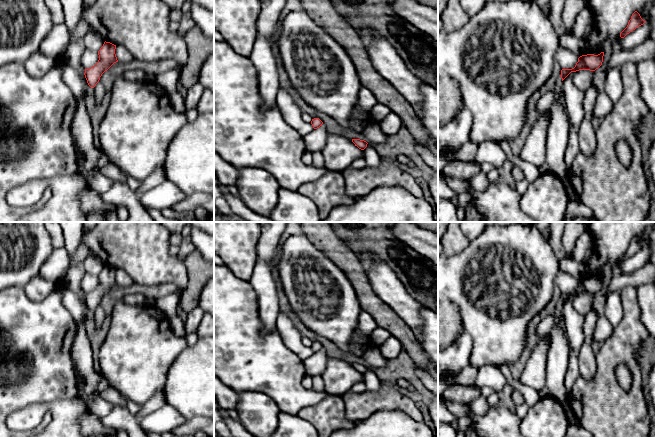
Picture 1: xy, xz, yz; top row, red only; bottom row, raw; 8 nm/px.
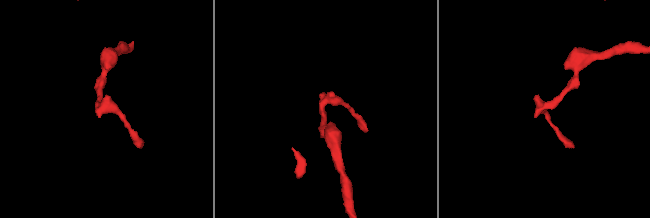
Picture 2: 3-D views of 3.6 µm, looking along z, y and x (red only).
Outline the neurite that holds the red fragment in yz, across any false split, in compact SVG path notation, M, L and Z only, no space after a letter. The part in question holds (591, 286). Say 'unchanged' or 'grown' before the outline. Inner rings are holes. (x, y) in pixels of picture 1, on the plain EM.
unchanged; M601 276L598 279L594 278L587 278L582 279L578 282L578 286L576 287L575 291L572 293L562 293L561 294L561 302L562 305L571 297L576 296L579 294L590 294L595 295L598 293L603 286L604 276Z

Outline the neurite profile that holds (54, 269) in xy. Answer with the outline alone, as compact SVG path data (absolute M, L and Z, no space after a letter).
M65 246L54 249L48 260L41 266L39 275L55 284L63 283L69 268L69 255Z

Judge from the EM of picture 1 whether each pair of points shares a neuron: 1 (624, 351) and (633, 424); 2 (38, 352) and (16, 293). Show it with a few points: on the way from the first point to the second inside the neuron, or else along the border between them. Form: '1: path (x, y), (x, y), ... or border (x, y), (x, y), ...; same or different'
1: path (635, 369), (636, 395), (633, 406); same
2: path (23, 337), (16, 330), (16, 308); same

